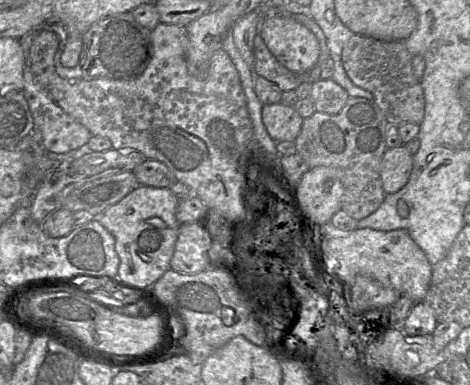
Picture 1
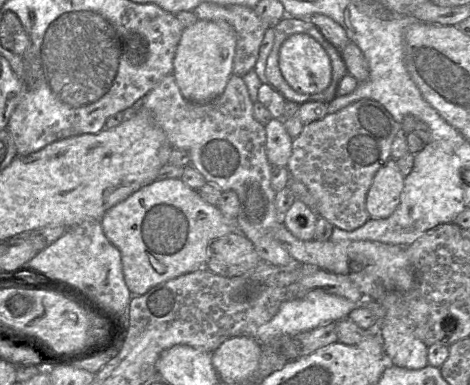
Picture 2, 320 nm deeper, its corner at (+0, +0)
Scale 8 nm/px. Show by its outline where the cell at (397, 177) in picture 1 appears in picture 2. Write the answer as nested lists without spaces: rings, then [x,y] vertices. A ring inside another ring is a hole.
[[[393,158],[377,171],[366,198],[371,219],[388,218],[396,210],[401,201],[404,179]]]

